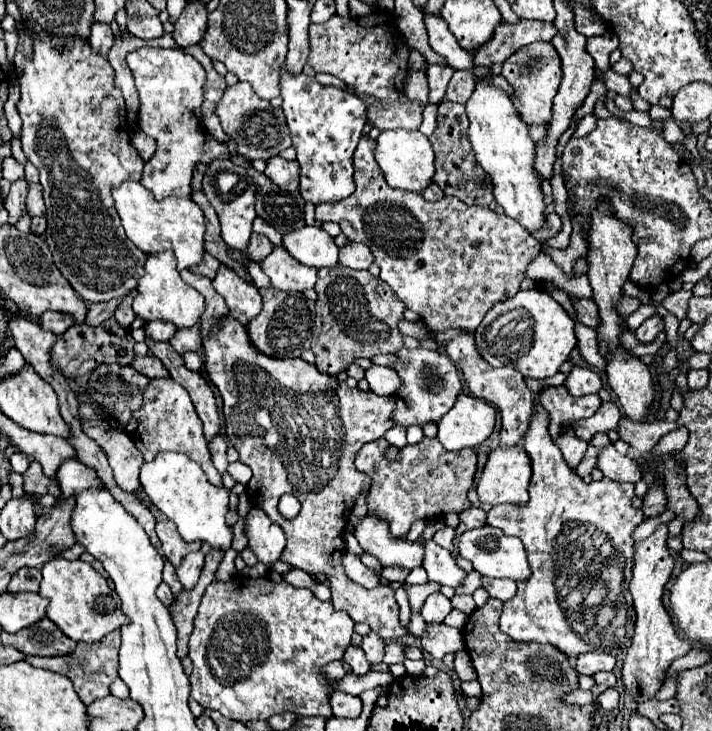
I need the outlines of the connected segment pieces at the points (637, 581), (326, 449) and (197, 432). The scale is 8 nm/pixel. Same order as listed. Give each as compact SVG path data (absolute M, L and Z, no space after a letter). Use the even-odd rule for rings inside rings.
M659 525L657 531L651 537L647 537L645 541L641 541L635 549L635 567L633 567L633 579L631 579L629 589L633 595L637 621L635 621L635 633L631 639L633 643L625 655L623 669L621 669L623 689L625 693L633 697L635 705L657 699L657 693L663 687L665 671L669 669L669 665L677 657L683 657L685 653L689 653L691 649L689 641L683 641L675 635L671 617L667 615L663 607L663 599L661 599L665 583L669 581L671 571L673 571L673 557L665 541L667 541L667 527Z
M227 317L223 323L223 331L219 335L211 335L211 339L203 341L205 355L205 375L223 397L223 415L225 415L225 435L231 445L239 451L239 461L247 463L253 471L251 481L247 483L247 497L253 507L265 511L265 515L279 523L285 531L287 545L281 555L281 561L291 563L307 573L325 573L331 581L331 603L337 611L347 611L355 623L367 623L373 633L383 635L383 639L395 639L409 635L407 627L399 625L399 605L395 601L393 589L389 585L379 585L375 589L365 589L359 583L351 581L345 575L341 565L345 555L345 527L347 515L355 505L359 493L371 489L371 477L357 471L353 459L357 451L367 441L375 441L385 435L387 429L395 427L391 419L395 411L395 401L391 397L375 395L373 391L349 389L345 381L331 377L327 373L317 371L311 363L305 363L301 357L295 359L277 359L271 355L263 355L249 339L249 331L237 319ZM285 493L293 493L301 501L301 513L295 521L287 521L277 511L277 501Z
M153 379L149 383L147 393L143 393L143 409L139 409L135 413L135 419L131 419L125 433L133 439L137 449L143 453L145 461L153 461L157 457L157 453L161 453L161 451L185 453L187 457L191 457L193 461L197 461L201 465L201 469L205 471L207 479L213 485L217 485L217 487L221 485L221 475L217 473L217 469L211 461L205 437L203 437L203 423L195 413L189 393L173 379Z

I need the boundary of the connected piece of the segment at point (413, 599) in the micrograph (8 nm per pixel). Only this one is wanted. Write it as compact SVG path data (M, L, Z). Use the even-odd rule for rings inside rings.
M431 581L425 583L425 585L409 585L409 583L405 583L403 589L405 589L407 597L409 597L409 607L411 607L411 611L417 613L417 611L421 609L421 605L425 603L425 599L427 599L431 593L439 591L439 585L437 585L437 583L431 583Z

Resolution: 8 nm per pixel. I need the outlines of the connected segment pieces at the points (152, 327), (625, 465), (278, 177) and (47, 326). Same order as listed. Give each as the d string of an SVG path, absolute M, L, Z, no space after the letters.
M149 321L145 333L151 337L151 341L169 341L175 335L177 327L173 323L163 323L163 321Z
M607 447L599 453L599 463L597 467L603 471L605 477L613 479L613 481L627 481L627 483L637 483L641 479L641 471L639 465L627 457L627 455L619 455L615 451L615 447Z
M271 157L267 161L265 175L285 191L295 191L299 187L299 163L285 161L283 157Z
M47 311L47 313L43 313L43 315L39 317L41 329L51 331L51 333L55 333L55 335L65 333L65 331L73 325L73 321L75 321L75 319L71 319L71 315L67 315L67 313L55 313L55 311Z

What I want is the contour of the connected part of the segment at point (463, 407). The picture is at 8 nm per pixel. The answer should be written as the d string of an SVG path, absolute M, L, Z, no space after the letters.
M459 395L455 405L451 407L451 411L447 411L447 415L443 415L443 419L439 421L439 441L443 443L443 447L447 451L459 451L463 447L477 447L481 445L493 431L495 427L495 409L473 395Z

